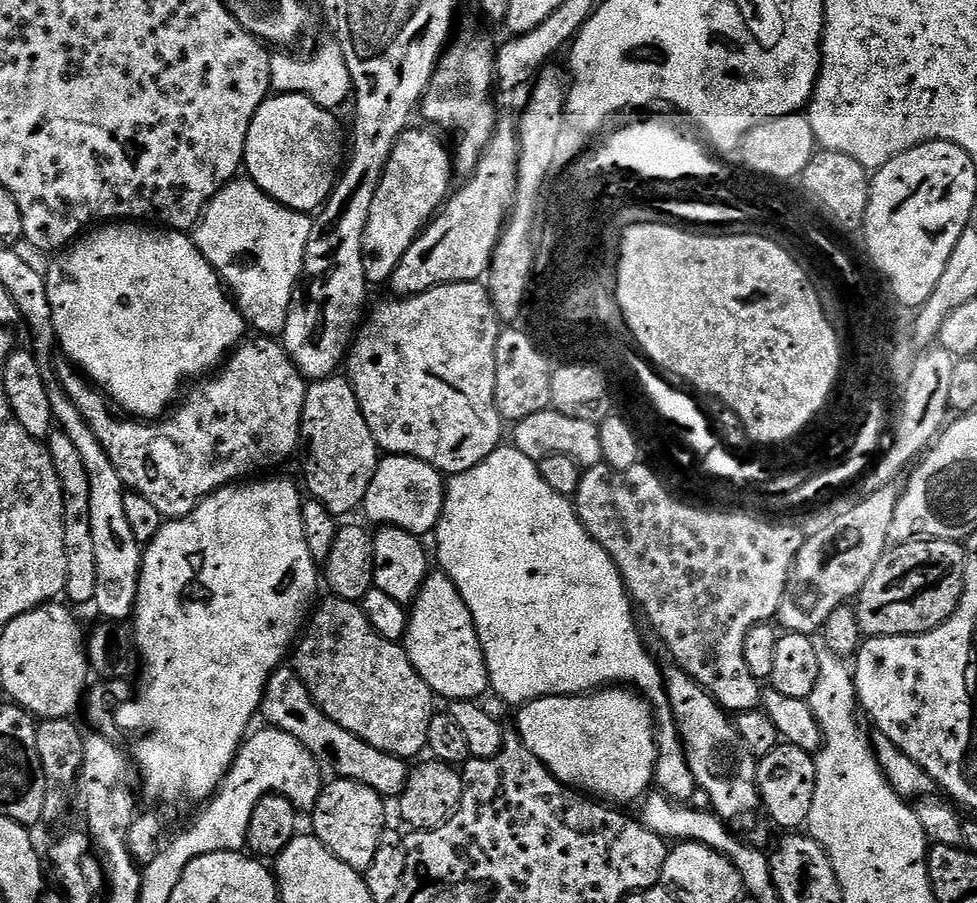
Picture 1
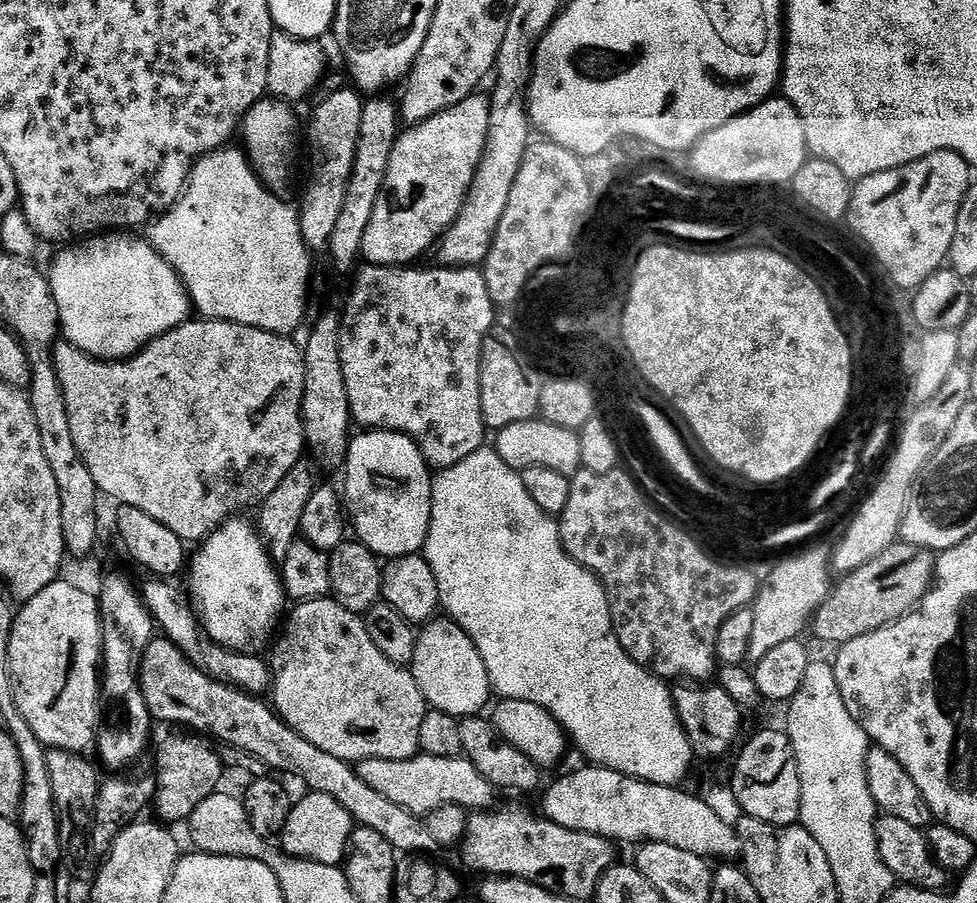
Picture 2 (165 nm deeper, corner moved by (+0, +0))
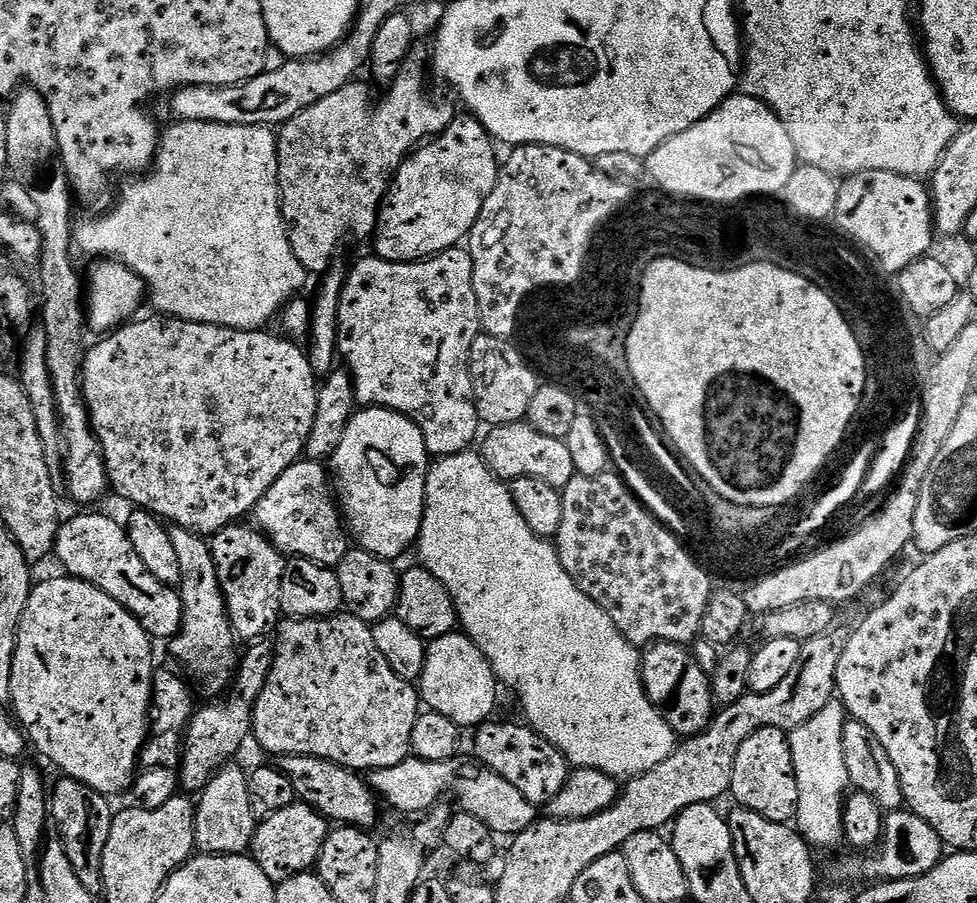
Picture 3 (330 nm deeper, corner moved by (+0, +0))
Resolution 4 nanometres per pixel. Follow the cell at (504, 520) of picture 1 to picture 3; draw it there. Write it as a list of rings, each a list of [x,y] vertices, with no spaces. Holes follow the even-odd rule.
[[[469,450],[460,452],[457,456],[445,456],[437,459],[428,469],[428,481],[426,482],[426,498],[424,499],[424,517],[420,527],[419,563],[427,572],[434,574],[452,599],[452,605],[456,608],[459,627],[465,636],[468,636],[482,650],[482,654],[490,662],[497,681],[508,688],[513,688],[524,706],[524,712],[528,715],[527,723],[542,738],[546,738],[554,746],[558,746],[560,753],[567,758],[573,769],[593,768],[599,772],[607,772],[608,775],[617,778],[631,778],[640,776],[643,772],[654,770],[670,754],[675,752],[678,743],[676,731],[666,722],[666,718],[650,702],[650,698],[644,689],[644,679],[640,677],[642,656],[639,651],[625,638],[618,626],[606,614],[606,610],[596,600],[583,592],[582,589],[570,578],[570,574],[562,566],[560,556],[556,553],[556,545],[551,539],[536,536],[534,530],[526,522],[518,510],[518,506],[512,497],[512,489],[500,477],[492,473],[492,469],[484,463],[483,455]]]

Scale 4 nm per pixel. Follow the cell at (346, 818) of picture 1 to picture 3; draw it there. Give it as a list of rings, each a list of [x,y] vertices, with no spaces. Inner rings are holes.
[[[297,802],[286,806],[286,810],[271,812],[257,823],[250,852],[270,879],[283,882],[290,876],[309,871],[319,861],[329,831],[330,824],[325,817],[308,804]]]

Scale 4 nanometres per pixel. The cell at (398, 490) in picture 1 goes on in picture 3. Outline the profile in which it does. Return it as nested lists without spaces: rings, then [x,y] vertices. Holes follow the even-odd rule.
[[[361,407],[349,421],[341,444],[330,457],[330,464],[334,469],[334,484],[338,489],[343,519],[355,543],[365,552],[389,562],[396,562],[411,544],[413,547],[420,539],[430,467],[428,442],[424,438],[423,430],[401,412],[392,412],[388,408]]]

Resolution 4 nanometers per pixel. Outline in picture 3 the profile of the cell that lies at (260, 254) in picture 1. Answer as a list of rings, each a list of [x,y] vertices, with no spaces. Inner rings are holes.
[[[179,122],[171,125],[169,132],[161,137],[160,150],[156,153],[156,163],[147,174],[132,178],[124,189],[119,189],[118,199],[107,212],[99,218],[92,218],[89,224],[79,225],[78,244],[92,255],[92,258],[111,258],[134,270],[143,277],[147,291],[150,293],[150,304],[157,308],[157,313],[174,316],[178,320],[193,320],[203,324],[217,324],[223,328],[247,328],[260,330],[304,288],[306,273],[302,262],[294,258],[290,246],[288,225],[280,209],[280,183],[278,182],[278,150],[276,149],[277,133],[271,127],[259,124],[211,124],[210,122]]]

